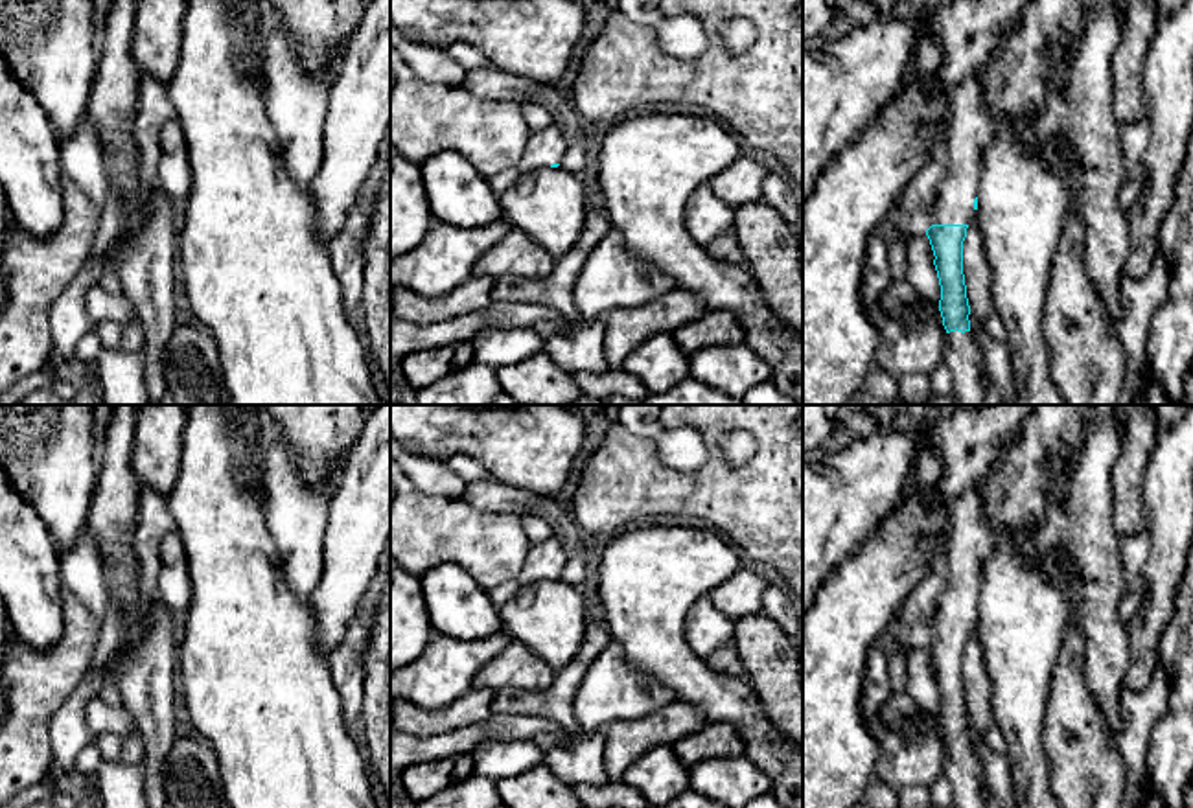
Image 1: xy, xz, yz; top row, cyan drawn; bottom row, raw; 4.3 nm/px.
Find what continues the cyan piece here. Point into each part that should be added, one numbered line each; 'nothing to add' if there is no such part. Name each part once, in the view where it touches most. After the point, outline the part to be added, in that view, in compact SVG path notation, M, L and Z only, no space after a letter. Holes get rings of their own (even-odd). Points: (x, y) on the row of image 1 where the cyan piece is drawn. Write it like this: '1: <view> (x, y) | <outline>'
1: yz (971, 127) | M965 77L950 90L948 101L950 123L943 155L946 179L933 206L932 225L968 225L976 215L981 158L998 120L985 107L981 77Z
2: yz (963, 357) | M950 331L944 364L954 379L956 405L983 405L985 403L985 364L978 344L970 331Z

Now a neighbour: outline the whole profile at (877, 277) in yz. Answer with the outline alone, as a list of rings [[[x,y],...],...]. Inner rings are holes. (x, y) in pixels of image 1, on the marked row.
[[[876,230],[867,239],[863,278],[862,278],[862,298],[865,306],[873,306],[882,296],[884,289],[893,282],[889,272],[887,256],[887,232]]]

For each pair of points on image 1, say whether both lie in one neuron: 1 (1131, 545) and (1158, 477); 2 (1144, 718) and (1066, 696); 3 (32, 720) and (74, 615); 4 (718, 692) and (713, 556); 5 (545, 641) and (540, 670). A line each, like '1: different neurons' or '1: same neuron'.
1: different neurons
2: different neurons
3: same neuron
4: same neuron
5: different neurons

